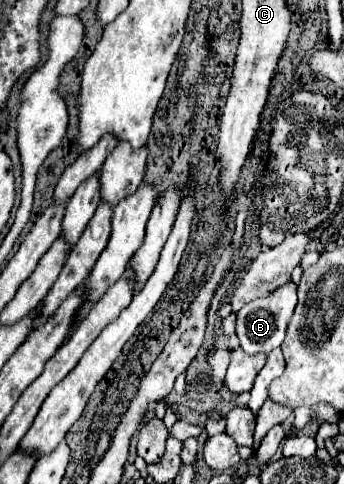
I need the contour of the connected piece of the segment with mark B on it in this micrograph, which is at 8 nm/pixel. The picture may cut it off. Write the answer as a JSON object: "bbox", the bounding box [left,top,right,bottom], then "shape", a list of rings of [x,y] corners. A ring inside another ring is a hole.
{"bbox":[237,281,297,355],"shape":[[[293,281],[285,283],[283,287],[279,287],[277,291],[273,291],[271,295],[267,297],[261,297],[261,299],[255,299],[251,303],[247,303],[239,313],[237,313],[237,337],[241,341],[241,349],[247,353],[247,355],[257,355],[257,353],[269,353],[273,349],[277,349],[283,339],[285,339],[285,331],[287,331],[287,325],[293,317],[293,309],[297,305],[297,287]]]}

